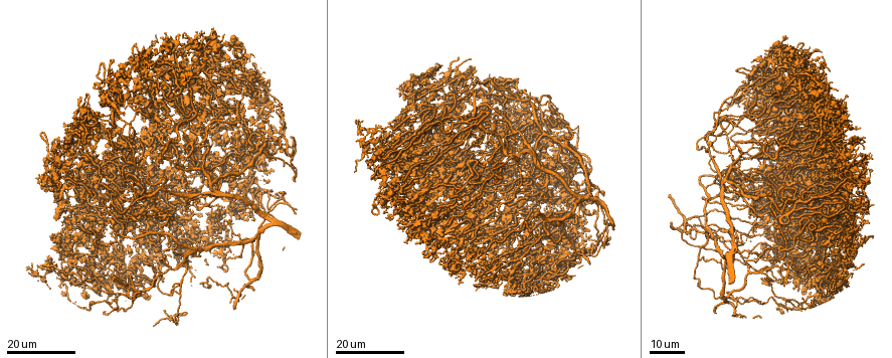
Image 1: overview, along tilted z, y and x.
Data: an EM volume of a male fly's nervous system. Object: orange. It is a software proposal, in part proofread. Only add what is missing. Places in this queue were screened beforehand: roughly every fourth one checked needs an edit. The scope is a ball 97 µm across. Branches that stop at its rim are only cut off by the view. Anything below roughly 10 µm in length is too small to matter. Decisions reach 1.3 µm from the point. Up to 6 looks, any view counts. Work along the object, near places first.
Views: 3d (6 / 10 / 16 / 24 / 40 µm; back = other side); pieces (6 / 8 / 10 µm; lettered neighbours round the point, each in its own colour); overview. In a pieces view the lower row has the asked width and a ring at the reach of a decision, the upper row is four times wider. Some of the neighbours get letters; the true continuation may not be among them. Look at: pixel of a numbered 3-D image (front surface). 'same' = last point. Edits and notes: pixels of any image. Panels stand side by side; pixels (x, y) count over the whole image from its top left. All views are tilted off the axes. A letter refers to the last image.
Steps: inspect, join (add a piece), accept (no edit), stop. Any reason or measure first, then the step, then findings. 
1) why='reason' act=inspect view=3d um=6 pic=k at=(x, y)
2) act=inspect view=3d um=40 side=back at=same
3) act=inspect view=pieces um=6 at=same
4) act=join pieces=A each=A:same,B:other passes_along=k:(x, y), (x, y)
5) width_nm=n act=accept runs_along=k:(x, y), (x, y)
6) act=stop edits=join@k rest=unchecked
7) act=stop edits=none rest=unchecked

why='an open end' act=inspect view=3d um=24 pic=1 at=(799, 48)

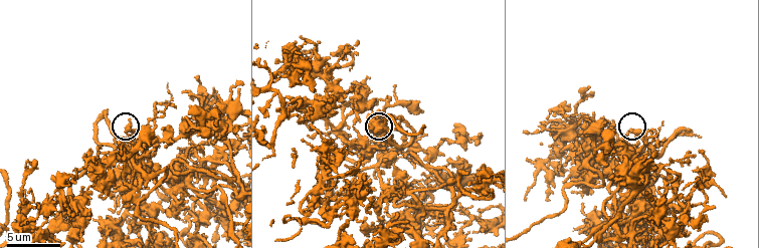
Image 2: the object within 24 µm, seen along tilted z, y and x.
why='what lies round it' act=inspect view=pieces um=8 pic=2 at=(633, 130)

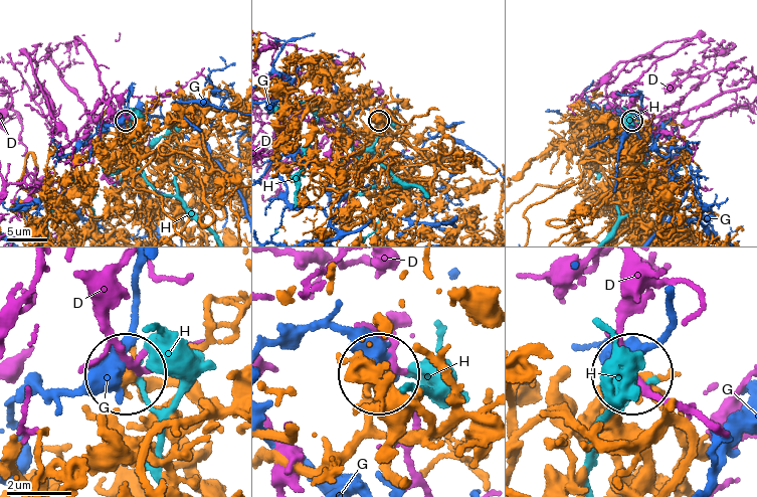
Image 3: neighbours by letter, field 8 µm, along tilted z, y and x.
act=accept each=D:other,G:other,H:other found='none of them fits'

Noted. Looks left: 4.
why='an open end' act=inspect view=3d um=24 pic=1 at=(62, 124)

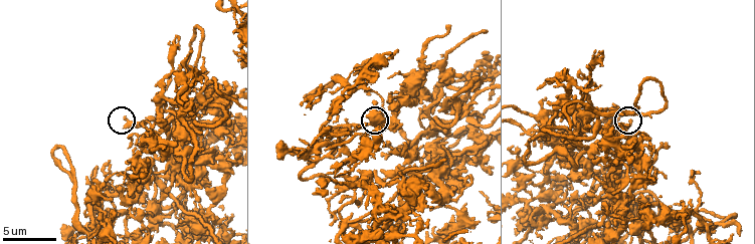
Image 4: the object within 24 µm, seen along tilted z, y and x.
act=inspect view=pieces um=10 pic=4 at=(631, 122)

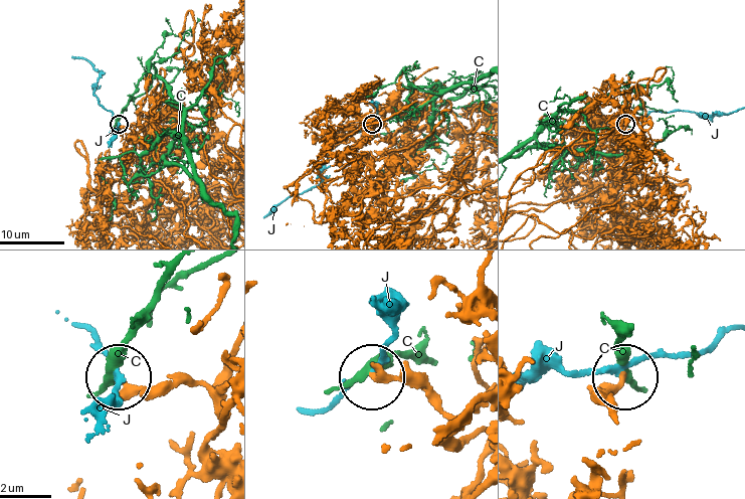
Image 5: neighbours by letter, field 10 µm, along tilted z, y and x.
act=accept each=C:other,J:other found='none of them fits'

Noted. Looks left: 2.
why='branch stops here' act=inspect view=3d um=24 pic=1 at=(89, 228)

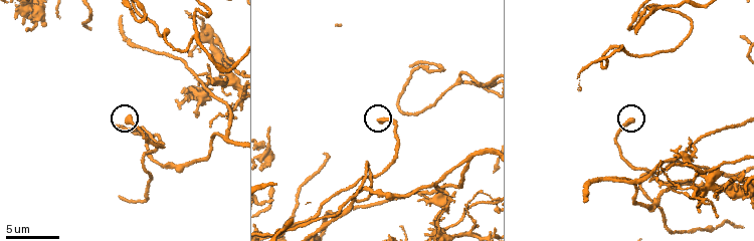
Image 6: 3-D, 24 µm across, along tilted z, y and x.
why='see the neighbours' act=inspect view=pieces um=8 pic=6 at=(381, 119)

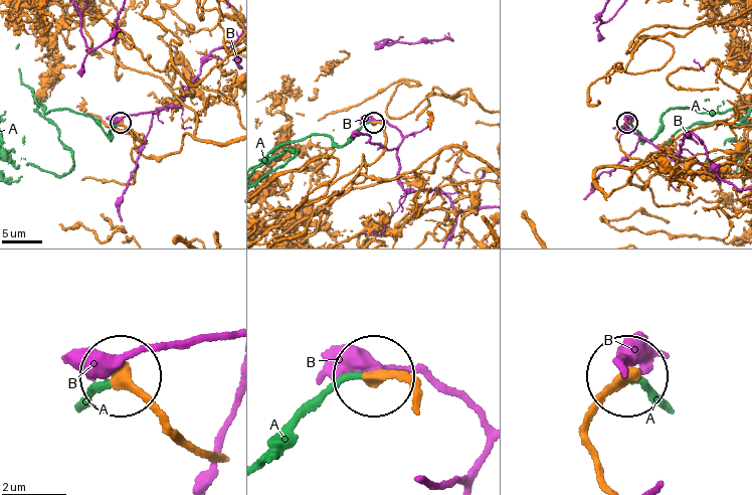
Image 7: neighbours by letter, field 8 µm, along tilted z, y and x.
width_nm=390 act=join pieces=A each=A:same,B:other passes_along=7:(594, 451), (599, 405), (624, 380), (661, 410) found='it goes on there'

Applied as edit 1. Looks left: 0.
act=stop edits=join@7 rest=unchecked

